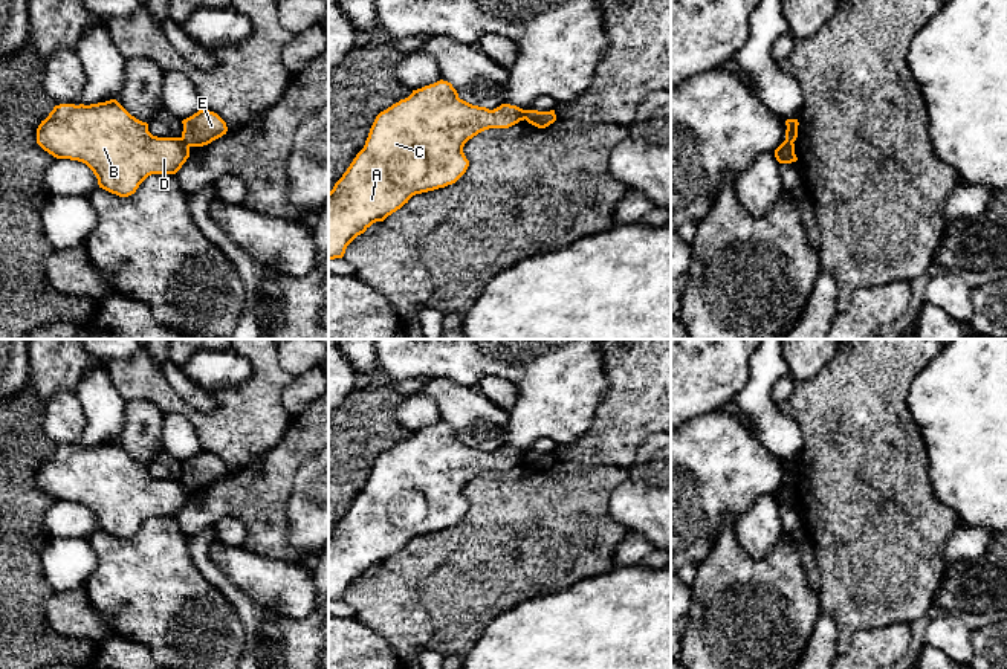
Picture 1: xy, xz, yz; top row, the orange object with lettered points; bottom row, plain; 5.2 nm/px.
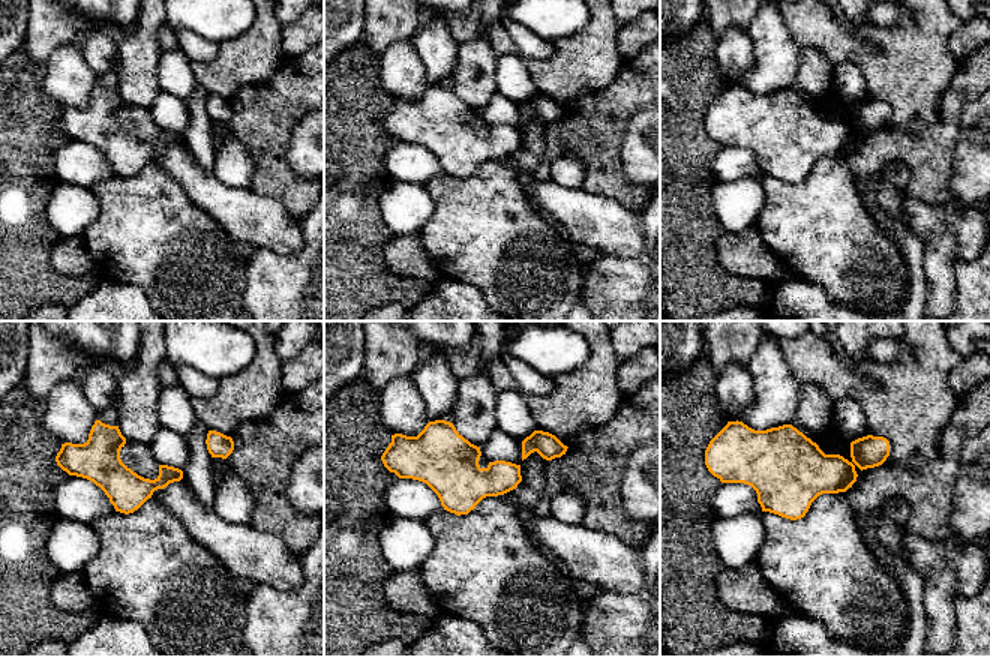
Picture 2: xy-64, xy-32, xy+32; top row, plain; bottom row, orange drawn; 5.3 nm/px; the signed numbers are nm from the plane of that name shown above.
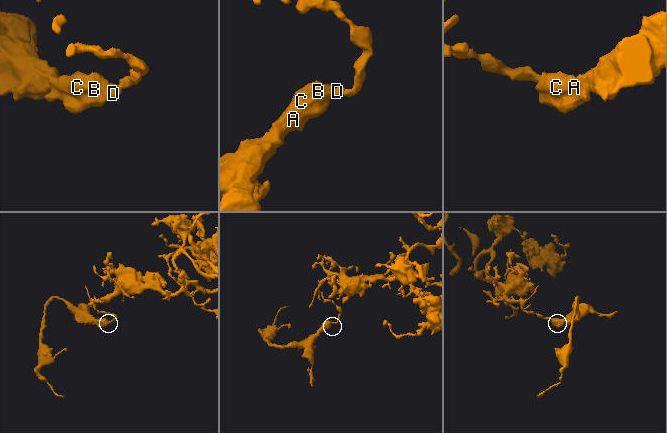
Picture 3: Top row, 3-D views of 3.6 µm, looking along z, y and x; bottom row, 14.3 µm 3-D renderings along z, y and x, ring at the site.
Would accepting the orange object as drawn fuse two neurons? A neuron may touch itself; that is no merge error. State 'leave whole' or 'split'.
split

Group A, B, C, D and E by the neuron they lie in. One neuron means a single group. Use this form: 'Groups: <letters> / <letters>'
Groups: A B C D / E

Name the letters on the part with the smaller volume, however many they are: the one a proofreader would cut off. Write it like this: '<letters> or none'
A, B, C, D

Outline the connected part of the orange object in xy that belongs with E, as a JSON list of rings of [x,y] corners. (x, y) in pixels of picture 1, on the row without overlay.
[[[200,451],[182,463],[182,481],[189,489],[203,489],[226,477],[226,464],[214,454]]]

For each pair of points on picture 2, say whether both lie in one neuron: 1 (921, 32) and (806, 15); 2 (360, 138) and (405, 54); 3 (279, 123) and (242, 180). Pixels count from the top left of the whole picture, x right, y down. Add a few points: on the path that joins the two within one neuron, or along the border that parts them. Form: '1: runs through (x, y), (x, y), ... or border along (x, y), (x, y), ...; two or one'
1: runs through (893, 42), (839, 44), (834, 41); one
2: border along (378, 57), (378, 80), (392, 98); two
3: border along (233, 134), (254, 161), (251, 186); two

